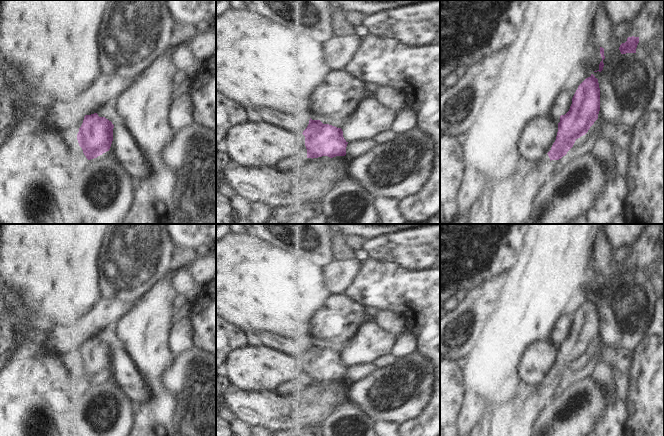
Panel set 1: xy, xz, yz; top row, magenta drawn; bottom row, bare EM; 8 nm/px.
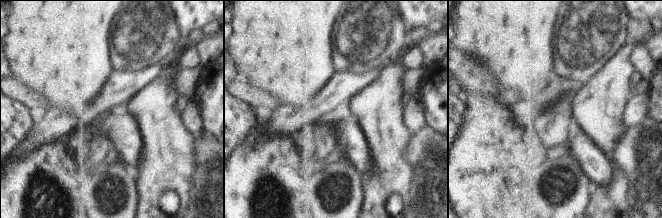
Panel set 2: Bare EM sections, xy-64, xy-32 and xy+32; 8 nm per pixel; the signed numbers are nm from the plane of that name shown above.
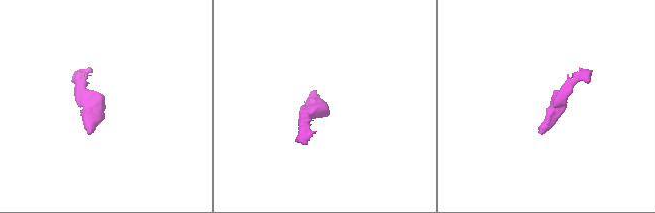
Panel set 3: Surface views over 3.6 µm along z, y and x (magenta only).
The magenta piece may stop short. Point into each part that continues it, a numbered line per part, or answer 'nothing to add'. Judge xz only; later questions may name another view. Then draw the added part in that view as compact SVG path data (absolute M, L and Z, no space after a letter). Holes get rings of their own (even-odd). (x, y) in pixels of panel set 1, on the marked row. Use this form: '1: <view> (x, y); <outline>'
nothing to add

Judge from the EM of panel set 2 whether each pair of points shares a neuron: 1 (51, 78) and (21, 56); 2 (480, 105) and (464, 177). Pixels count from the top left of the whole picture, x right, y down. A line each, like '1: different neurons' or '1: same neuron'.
1: same neuron
2: same neuron

